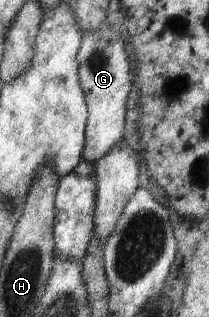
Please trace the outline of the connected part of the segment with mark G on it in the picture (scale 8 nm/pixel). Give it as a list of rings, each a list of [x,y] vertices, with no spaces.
[[[105,24],[96,33],[81,37],[78,51],[79,86],[87,107],[81,161],[95,165],[111,147],[120,143],[124,131],[124,103],[131,83],[132,65],[125,37],[119,29]]]

